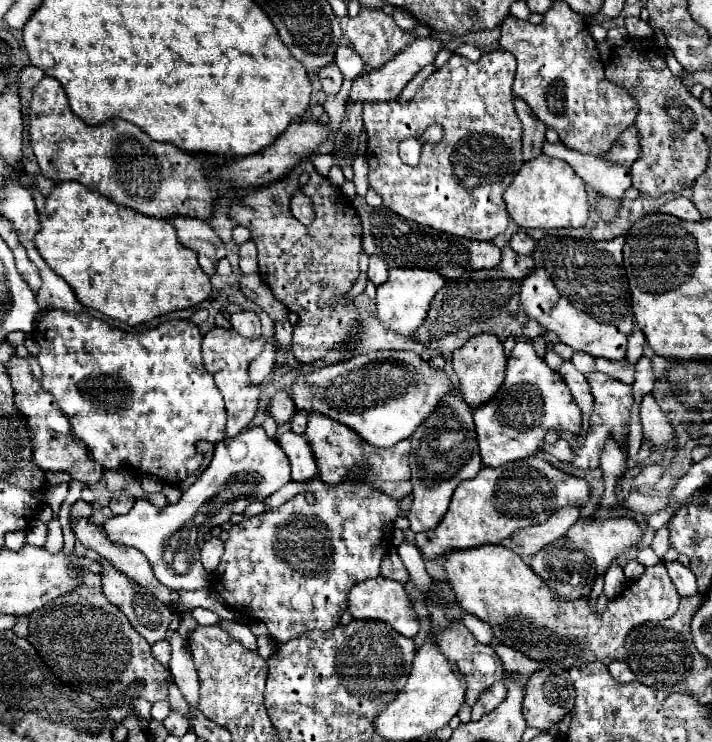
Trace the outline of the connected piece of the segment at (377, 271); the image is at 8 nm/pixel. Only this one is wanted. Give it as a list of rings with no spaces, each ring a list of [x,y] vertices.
[[[372,257],[370,259],[370,267],[368,267],[368,279],[378,287],[382,283],[386,283],[388,279],[388,267],[380,257]]]

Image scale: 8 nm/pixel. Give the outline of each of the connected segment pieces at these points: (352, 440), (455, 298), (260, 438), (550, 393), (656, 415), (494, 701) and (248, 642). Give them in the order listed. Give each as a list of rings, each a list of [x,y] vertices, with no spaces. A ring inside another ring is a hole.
[[[310,413],[308,429],[304,435],[312,447],[312,453],[314,453],[314,459],[318,465],[318,477],[324,483],[338,485],[338,483],[346,481],[348,473],[354,467],[362,465],[362,481],[364,483],[378,487],[380,491],[384,491],[386,495],[392,495],[394,499],[402,499],[402,497],[410,495],[410,491],[412,491],[410,466],[408,465],[408,455],[411,449],[410,438],[398,442],[390,449],[378,449],[368,443],[362,443],[362,439],[352,429],[348,429],[342,423],[332,421],[320,413]]]
[[[510,247],[502,249],[502,261],[494,269],[476,271],[470,279],[448,281],[434,297],[428,317],[424,325],[412,337],[414,341],[424,343],[428,349],[436,349],[442,353],[454,353],[468,339],[490,333],[496,335],[502,343],[508,337],[520,339],[536,339],[546,335],[540,323],[528,319],[524,311],[520,311],[520,281],[524,275],[532,273],[532,257],[518,255]]]
[[[252,427],[236,437],[216,443],[208,469],[182,493],[176,505],[158,509],[148,497],[138,497],[126,515],[106,519],[108,539],[138,549],[152,565],[156,579],[174,591],[194,591],[210,585],[210,575],[200,563],[200,547],[212,527],[226,523],[232,513],[242,513],[252,501],[264,501],[290,481],[288,457],[274,439],[268,439],[262,427]]]
[[[520,341],[508,359],[506,381],[500,387],[500,393],[490,403],[474,409],[474,423],[482,463],[488,467],[500,467],[504,463],[536,455],[548,429],[568,431],[572,435],[580,433],[582,415],[562,375],[552,371],[546,361],[536,355],[532,343]]]
[[[646,393],[640,401],[640,419],[644,427],[644,437],[654,443],[654,449],[664,451],[664,443],[672,439],[672,427],[660,411],[652,393]]]
[[[496,683],[496,687],[492,687],[492,691],[484,693],[478,703],[472,707],[472,721],[488,715],[488,711],[494,711],[502,701],[504,701],[504,695],[506,695],[506,687],[504,683]]]
[[[222,621],[220,627],[232,635],[234,639],[238,639],[240,643],[244,643],[244,647],[248,647],[250,651],[258,651],[258,645],[256,645],[256,637],[252,635],[250,627],[248,625],[242,625],[242,623],[234,623],[234,621]]]

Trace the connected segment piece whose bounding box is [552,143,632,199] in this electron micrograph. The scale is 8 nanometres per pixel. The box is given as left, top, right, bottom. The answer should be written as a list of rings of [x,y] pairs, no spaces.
[[[552,143],[552,157],[566,161],[570,167],[576,169],[576,175],[584,179],[584,183],[610,199],[622,199],[624,191],[632,185],[632,175],[628,167],[620,167],[608,163],[602,157],[582,155],[578,151],[566,149],[562,143]]]

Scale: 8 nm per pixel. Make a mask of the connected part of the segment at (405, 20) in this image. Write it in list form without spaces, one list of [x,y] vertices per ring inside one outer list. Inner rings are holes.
[[[396,9],[396,11],[392,13],[392,17],[396,19],[396,25],[398,25],[400,29],[404,29],[404,31],[412,31],[414,25],[418,23],[412,15],[408,15],[408,11],[400,11],[400,9]]]

